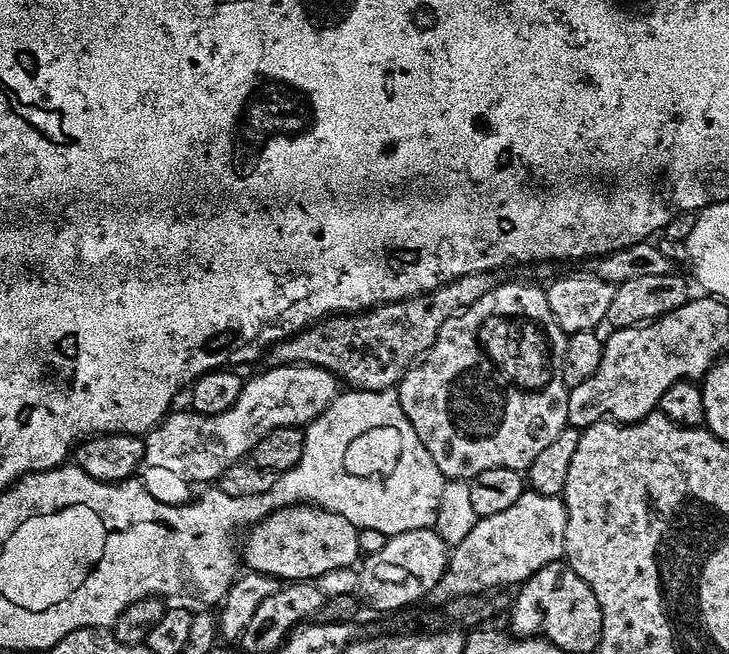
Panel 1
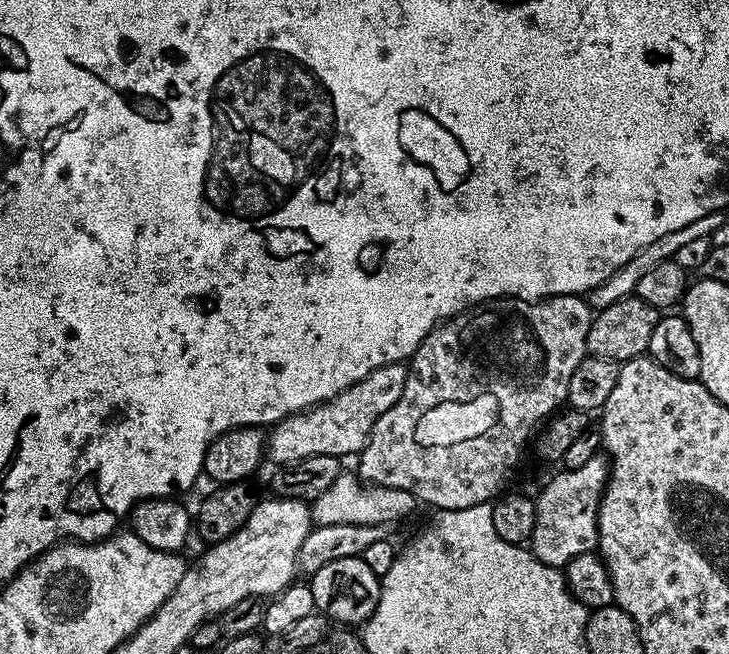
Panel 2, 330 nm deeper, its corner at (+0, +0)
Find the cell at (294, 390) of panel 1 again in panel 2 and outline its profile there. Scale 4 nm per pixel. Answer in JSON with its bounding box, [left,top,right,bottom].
[266,363,408,466]

